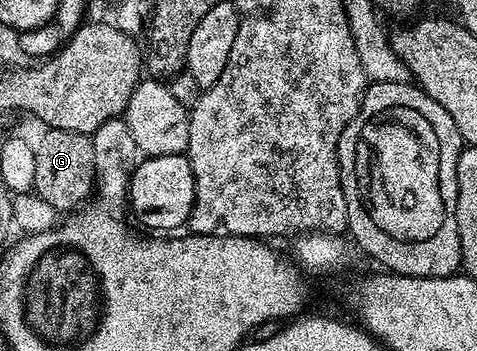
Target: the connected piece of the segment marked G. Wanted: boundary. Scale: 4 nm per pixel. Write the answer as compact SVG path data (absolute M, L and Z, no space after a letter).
M47 129L34 142L37 159L37 175L34 192L45 200L52 210L75 211L88 204L95 187L96 163L93 159L93 143L86 133Z

